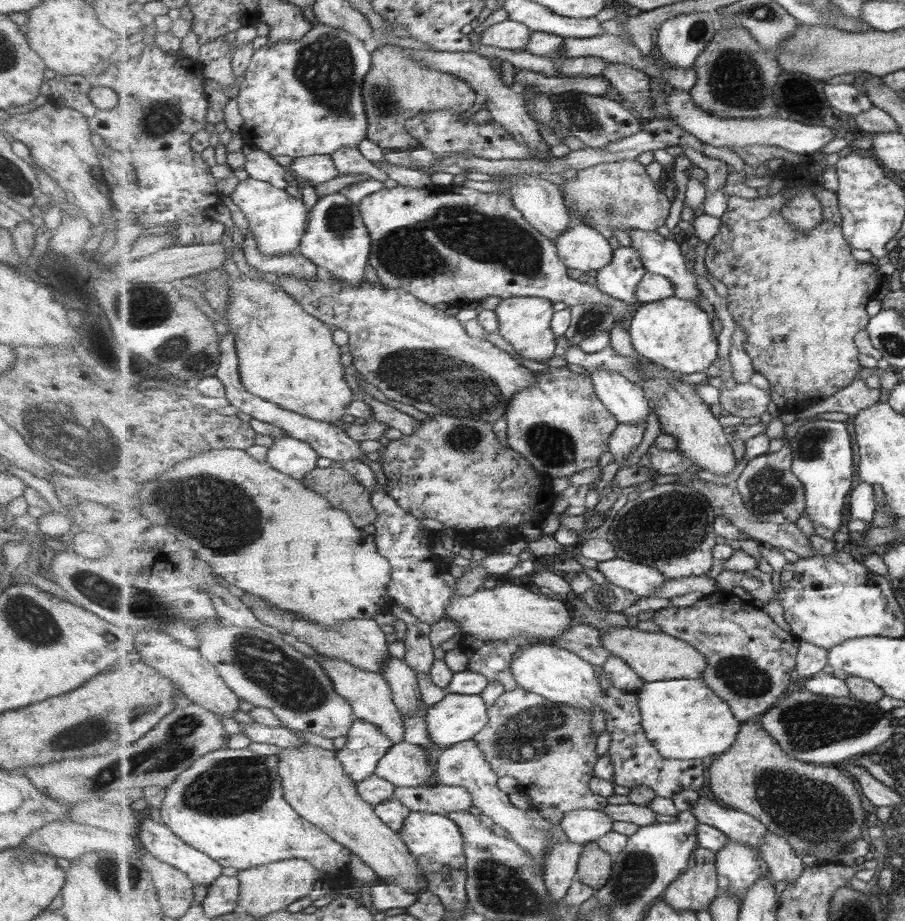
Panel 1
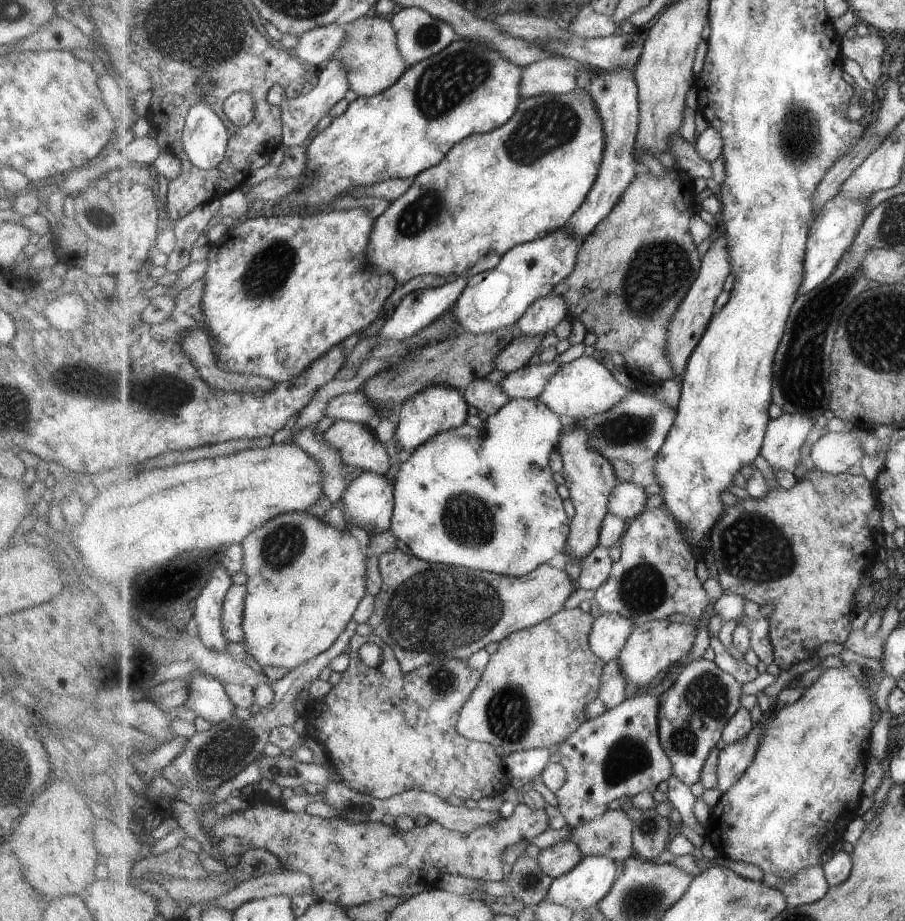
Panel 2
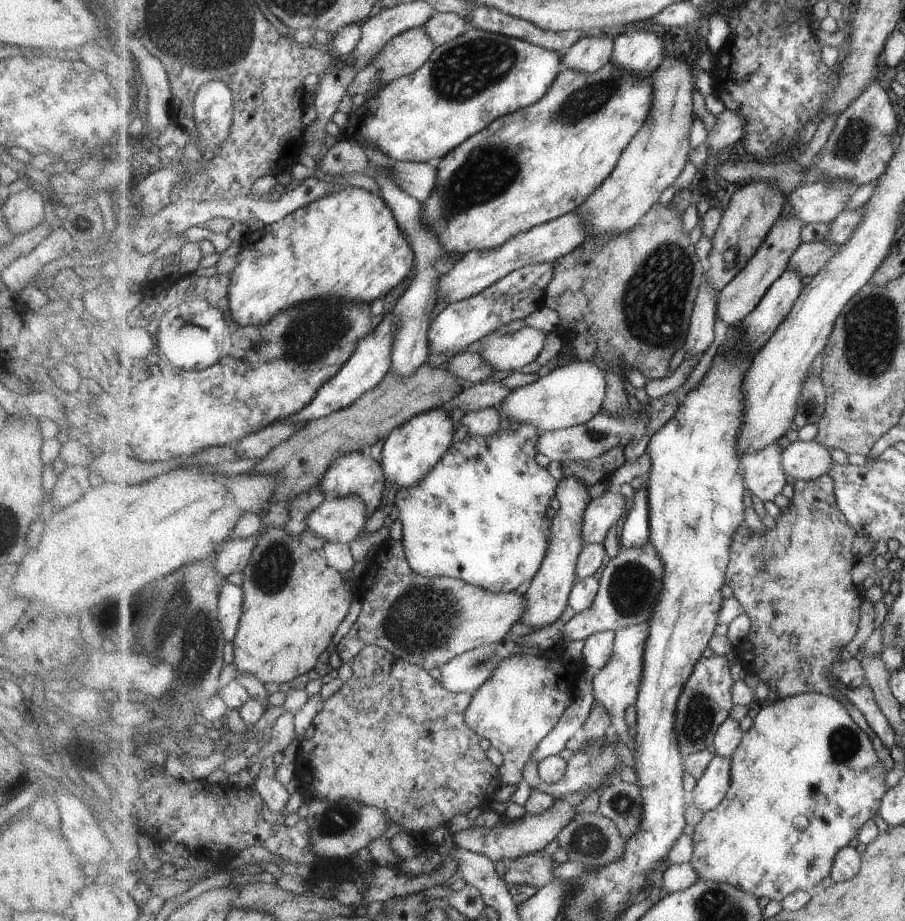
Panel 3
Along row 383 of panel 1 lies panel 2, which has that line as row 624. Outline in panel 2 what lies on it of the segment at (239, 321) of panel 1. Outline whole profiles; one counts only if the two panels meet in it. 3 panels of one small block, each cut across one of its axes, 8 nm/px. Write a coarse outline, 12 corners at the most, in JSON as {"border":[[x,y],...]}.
{"border":[[283,514],[242,544],[246,652],[291,671],[367,595],[347,528]]}

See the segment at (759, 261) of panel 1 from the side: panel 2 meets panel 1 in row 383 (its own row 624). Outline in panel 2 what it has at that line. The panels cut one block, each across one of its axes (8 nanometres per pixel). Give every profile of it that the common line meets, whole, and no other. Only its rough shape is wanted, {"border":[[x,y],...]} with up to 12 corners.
{"border":[[809,467],[739,493],[719,583],[780,669],[843,645],[877,558],[875,484]]}

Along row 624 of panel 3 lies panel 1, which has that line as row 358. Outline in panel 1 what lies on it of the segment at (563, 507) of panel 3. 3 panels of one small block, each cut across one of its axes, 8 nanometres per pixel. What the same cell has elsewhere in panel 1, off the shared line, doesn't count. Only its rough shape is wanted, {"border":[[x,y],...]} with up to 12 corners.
{"border":[[502,299],[498,334],[521,357],[555,356],[553,301]]}

